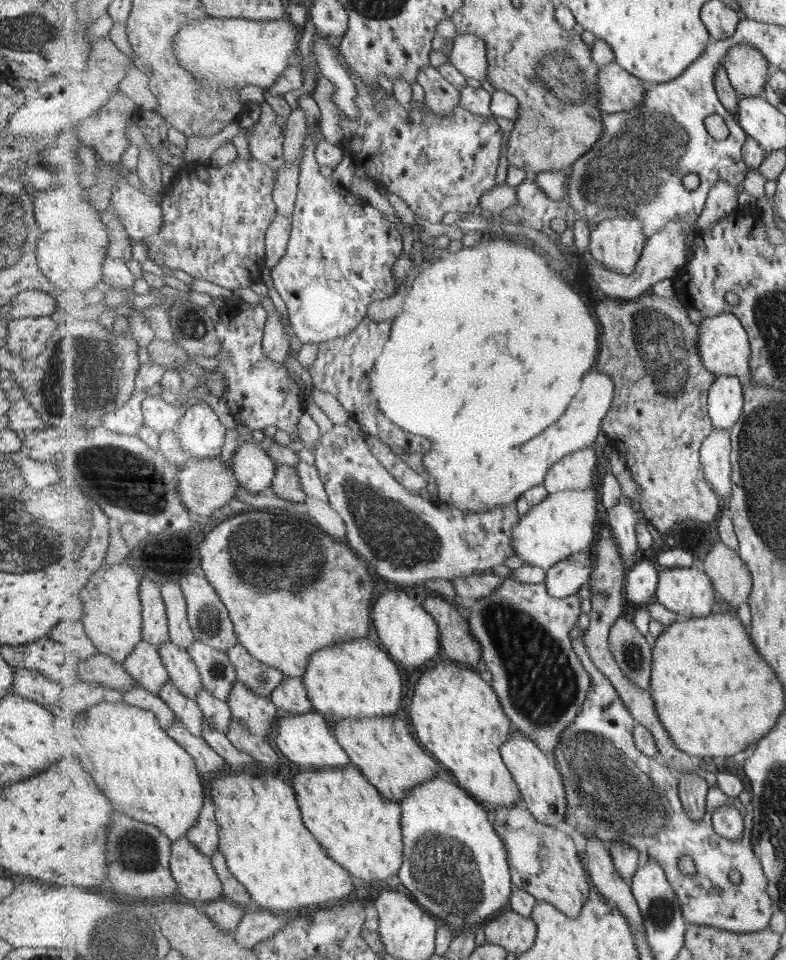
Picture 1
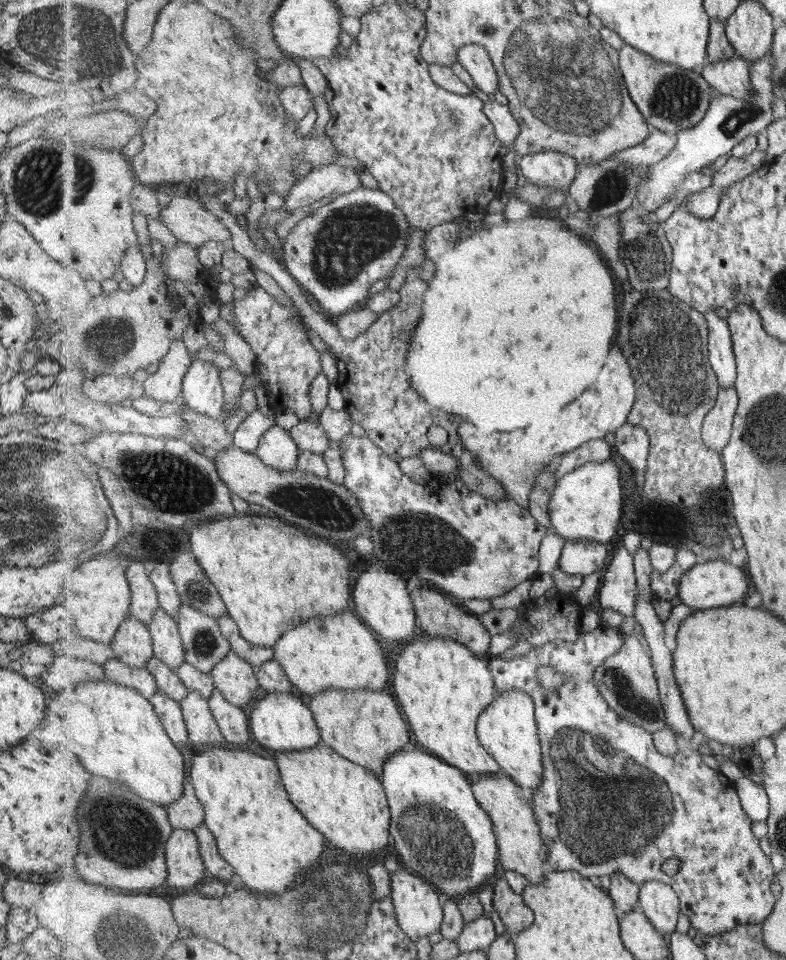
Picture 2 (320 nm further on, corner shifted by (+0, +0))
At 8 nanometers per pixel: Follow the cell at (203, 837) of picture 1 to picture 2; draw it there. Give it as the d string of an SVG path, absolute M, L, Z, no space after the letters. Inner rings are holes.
M175 744L175 746L185 756L187 778L184 782L183 796L167 807L168 814L170 815L171 824L175 829L189 829L194 831L198 826L204 824L206 815L204 806L196 795L193 781L190 778L190 766L192 765L195 753L186 744L185 746Z

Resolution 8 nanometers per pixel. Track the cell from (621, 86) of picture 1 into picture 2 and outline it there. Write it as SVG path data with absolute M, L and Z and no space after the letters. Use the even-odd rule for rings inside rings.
M627 44L620 50L620 69L623 70L624 77L627 79L627 88L631 91L633 102L643 113L646 121L651 124L652 129L677 135L682 130L697 126L710 110L712 86L699 70L694 71L679 65L664 63Z

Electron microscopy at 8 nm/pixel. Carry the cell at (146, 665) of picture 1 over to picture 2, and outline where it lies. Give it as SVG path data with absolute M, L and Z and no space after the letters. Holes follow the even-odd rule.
M133 614L119 627L110 644L116 656L132 667L147 667L154 657L154 646L149 624Z

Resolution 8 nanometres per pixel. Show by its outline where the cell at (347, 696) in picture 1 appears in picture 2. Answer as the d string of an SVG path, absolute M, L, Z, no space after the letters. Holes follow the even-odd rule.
M353 612L311 617L279 638L274 659L283 665L295 688L307 695L332 688L383 691L389 680L389 668L373 633Z

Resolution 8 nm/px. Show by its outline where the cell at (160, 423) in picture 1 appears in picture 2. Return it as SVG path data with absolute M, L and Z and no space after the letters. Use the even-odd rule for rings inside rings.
M176 340L158 369L144 381L146 394L153 399L175 402L183 392L183 381L194 359L182 340Z

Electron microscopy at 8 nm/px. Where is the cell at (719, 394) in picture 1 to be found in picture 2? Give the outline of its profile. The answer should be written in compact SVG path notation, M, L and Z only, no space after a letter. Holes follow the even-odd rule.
M713 310L707 311L704 315L710 326L710 361L718 374L720 388L726 389L735 385L738 377L730 322Z

